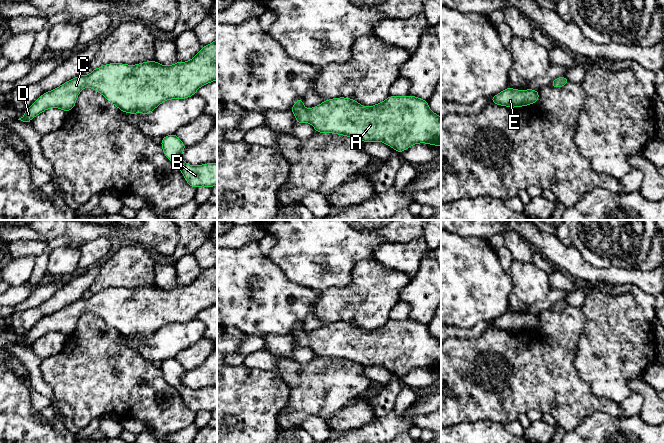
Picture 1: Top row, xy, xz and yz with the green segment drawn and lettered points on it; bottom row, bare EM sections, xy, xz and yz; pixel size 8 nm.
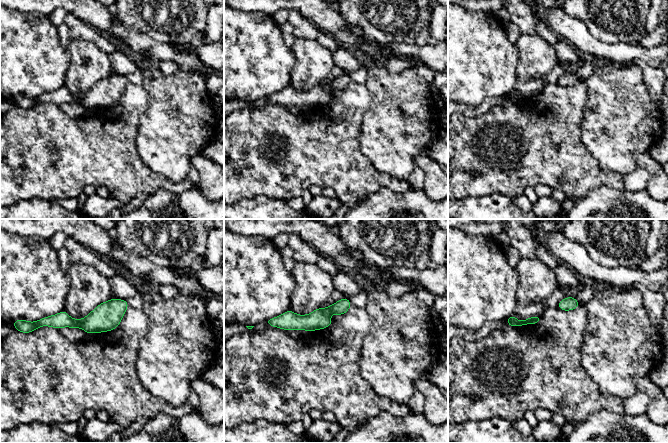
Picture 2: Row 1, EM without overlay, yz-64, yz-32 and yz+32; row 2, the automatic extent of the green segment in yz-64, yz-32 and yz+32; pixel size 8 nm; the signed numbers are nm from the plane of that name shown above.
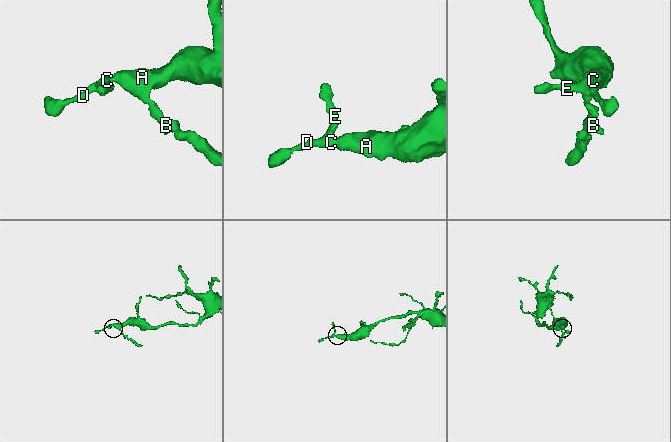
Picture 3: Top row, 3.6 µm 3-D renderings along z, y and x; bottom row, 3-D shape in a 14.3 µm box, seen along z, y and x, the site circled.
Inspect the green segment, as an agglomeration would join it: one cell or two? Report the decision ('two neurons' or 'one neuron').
one neuron

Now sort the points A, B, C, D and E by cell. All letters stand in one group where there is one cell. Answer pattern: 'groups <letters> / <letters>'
groups A B C D E

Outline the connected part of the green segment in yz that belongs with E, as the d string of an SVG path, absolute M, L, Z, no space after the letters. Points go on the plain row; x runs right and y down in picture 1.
M508 311L490 322L493 328L515 332L536 327L539 324L538 314L517 314Z

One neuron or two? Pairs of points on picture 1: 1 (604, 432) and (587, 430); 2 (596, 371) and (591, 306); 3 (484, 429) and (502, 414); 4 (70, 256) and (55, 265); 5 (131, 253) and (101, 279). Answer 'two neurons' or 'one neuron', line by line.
1: one neuron
2: one neuron
3: two neurons
4: one neuron
5: one neuron

